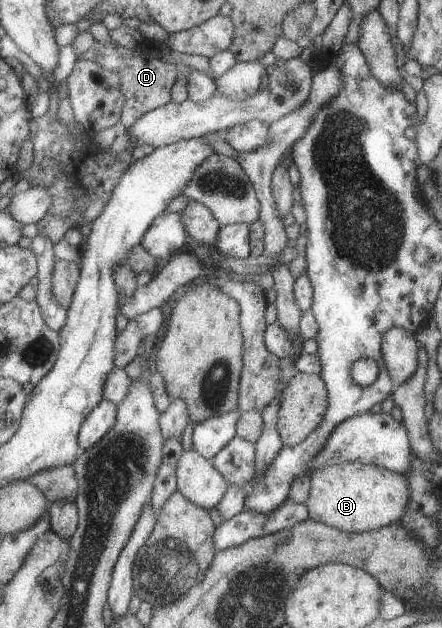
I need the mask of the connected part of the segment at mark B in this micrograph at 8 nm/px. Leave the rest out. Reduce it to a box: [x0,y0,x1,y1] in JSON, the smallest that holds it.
[304,461,409,533]

